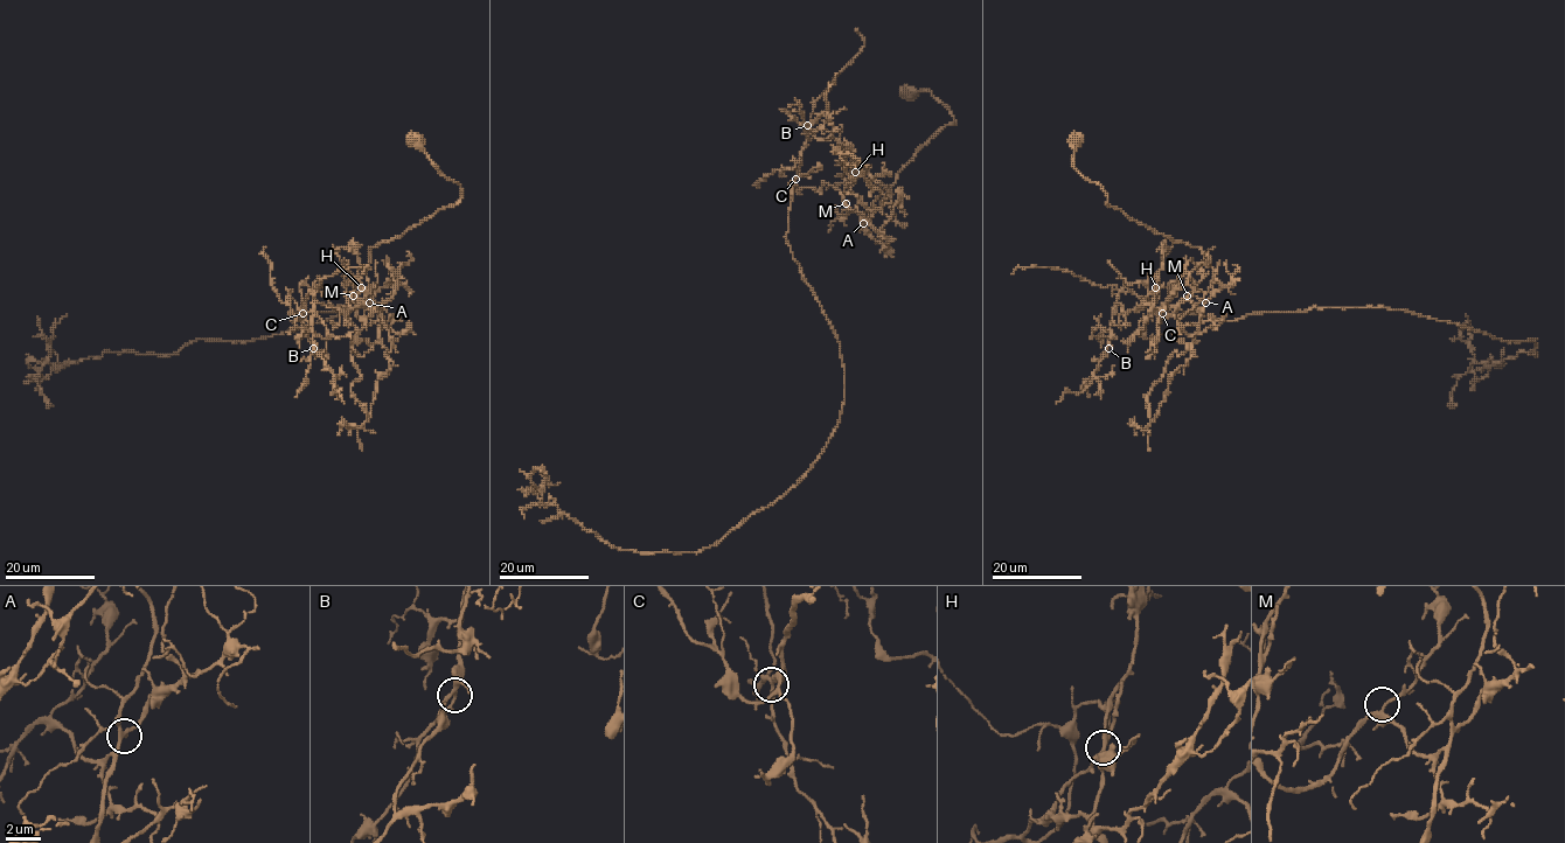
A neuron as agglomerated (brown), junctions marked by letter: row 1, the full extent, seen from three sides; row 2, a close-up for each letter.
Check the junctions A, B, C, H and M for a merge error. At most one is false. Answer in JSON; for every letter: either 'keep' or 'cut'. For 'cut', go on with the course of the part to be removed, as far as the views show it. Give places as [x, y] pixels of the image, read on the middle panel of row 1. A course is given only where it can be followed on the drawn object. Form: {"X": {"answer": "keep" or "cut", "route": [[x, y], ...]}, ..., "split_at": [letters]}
{"A": {"answer": "keep"}, "B": {"answer": "keep"}, "C": {"answer": "keep"}, "H": {"answer": "cut", "route": [[855, 172], [808, 134], [786, 243], [844, 397], [793, 487], [696, 552], [639, 552], [543, 503], [542, 471]]}, "M": {"answer": "keep"}, "split_at": ["H"]}

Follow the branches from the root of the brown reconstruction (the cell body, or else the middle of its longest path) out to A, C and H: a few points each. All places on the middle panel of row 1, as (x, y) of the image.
A: (909, 92), (927, 90), (947, 109), (954, 124), (941, 127), (917, 152), (864, 214), (863, 223)
C: (909, 92), (927, 90), (954, 124), (861, 230), (842, 200), (861, 165), (836, 140), (808, 134), (795, 179)
H: (909, 92), (927, 90), (954, 124), (917, 152), (861, 230), (864, 220), (842, 200), (855, 172)

